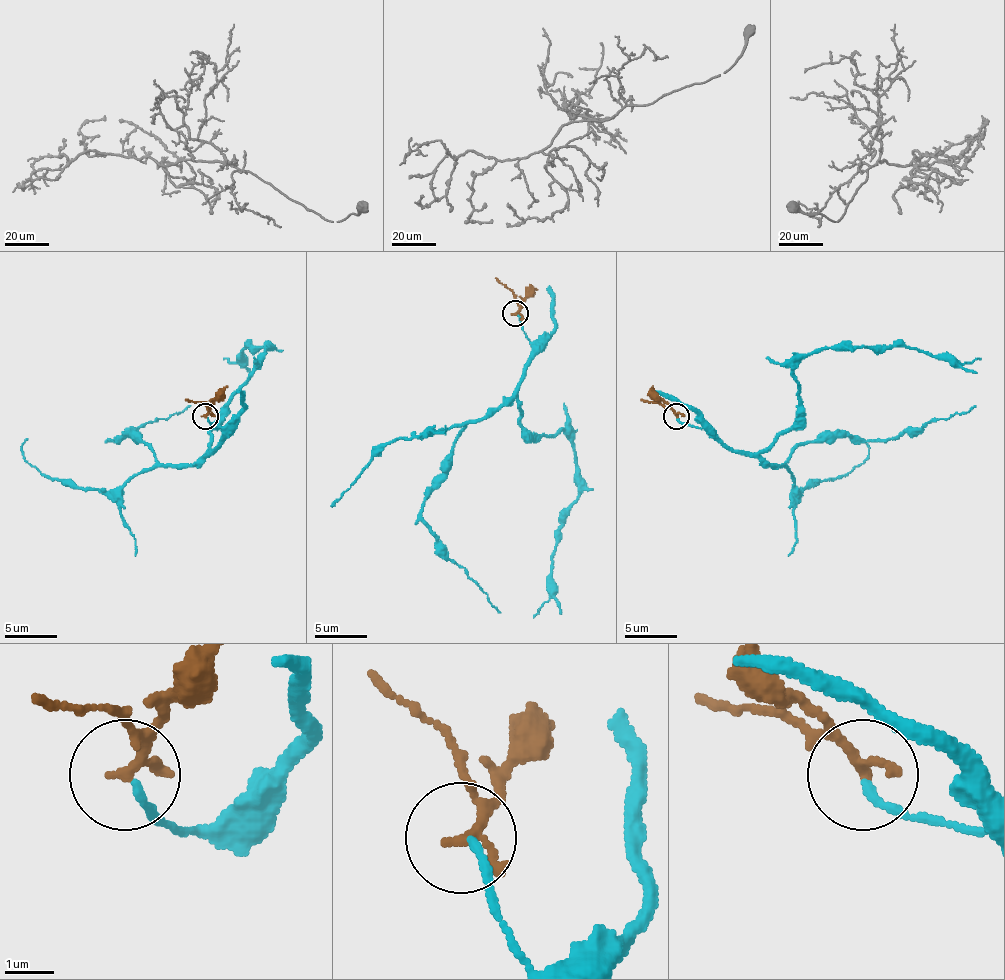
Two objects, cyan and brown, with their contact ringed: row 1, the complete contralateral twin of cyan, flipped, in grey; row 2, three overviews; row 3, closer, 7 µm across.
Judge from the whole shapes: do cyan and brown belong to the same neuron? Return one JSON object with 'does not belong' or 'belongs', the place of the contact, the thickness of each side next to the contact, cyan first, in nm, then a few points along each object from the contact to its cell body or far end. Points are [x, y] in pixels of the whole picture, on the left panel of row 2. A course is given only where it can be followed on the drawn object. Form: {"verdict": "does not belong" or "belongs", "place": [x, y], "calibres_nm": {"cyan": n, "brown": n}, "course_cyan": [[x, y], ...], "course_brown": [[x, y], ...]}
{"verdict": "does not belong", "place": [205, 416], "calibres_nm": {"cyan": 150, "brown": 160}, "course_cyan": [[206, 417], [221, 430], [213, 451], [211, 430], [224, 403], [269, 348], [248, 345], [234, 364], [224, 359]], "course_brown": [[206, 417], [208, 409], [203, 403], [184, 398]]}

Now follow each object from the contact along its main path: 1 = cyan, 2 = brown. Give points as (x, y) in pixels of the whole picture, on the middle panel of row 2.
1: (516, 313), (531, 347), (521, 423), (571, 439), (579, 500), (534, 618)
2: (516, 313), (518, 307), (513, 294), (494, 278)

